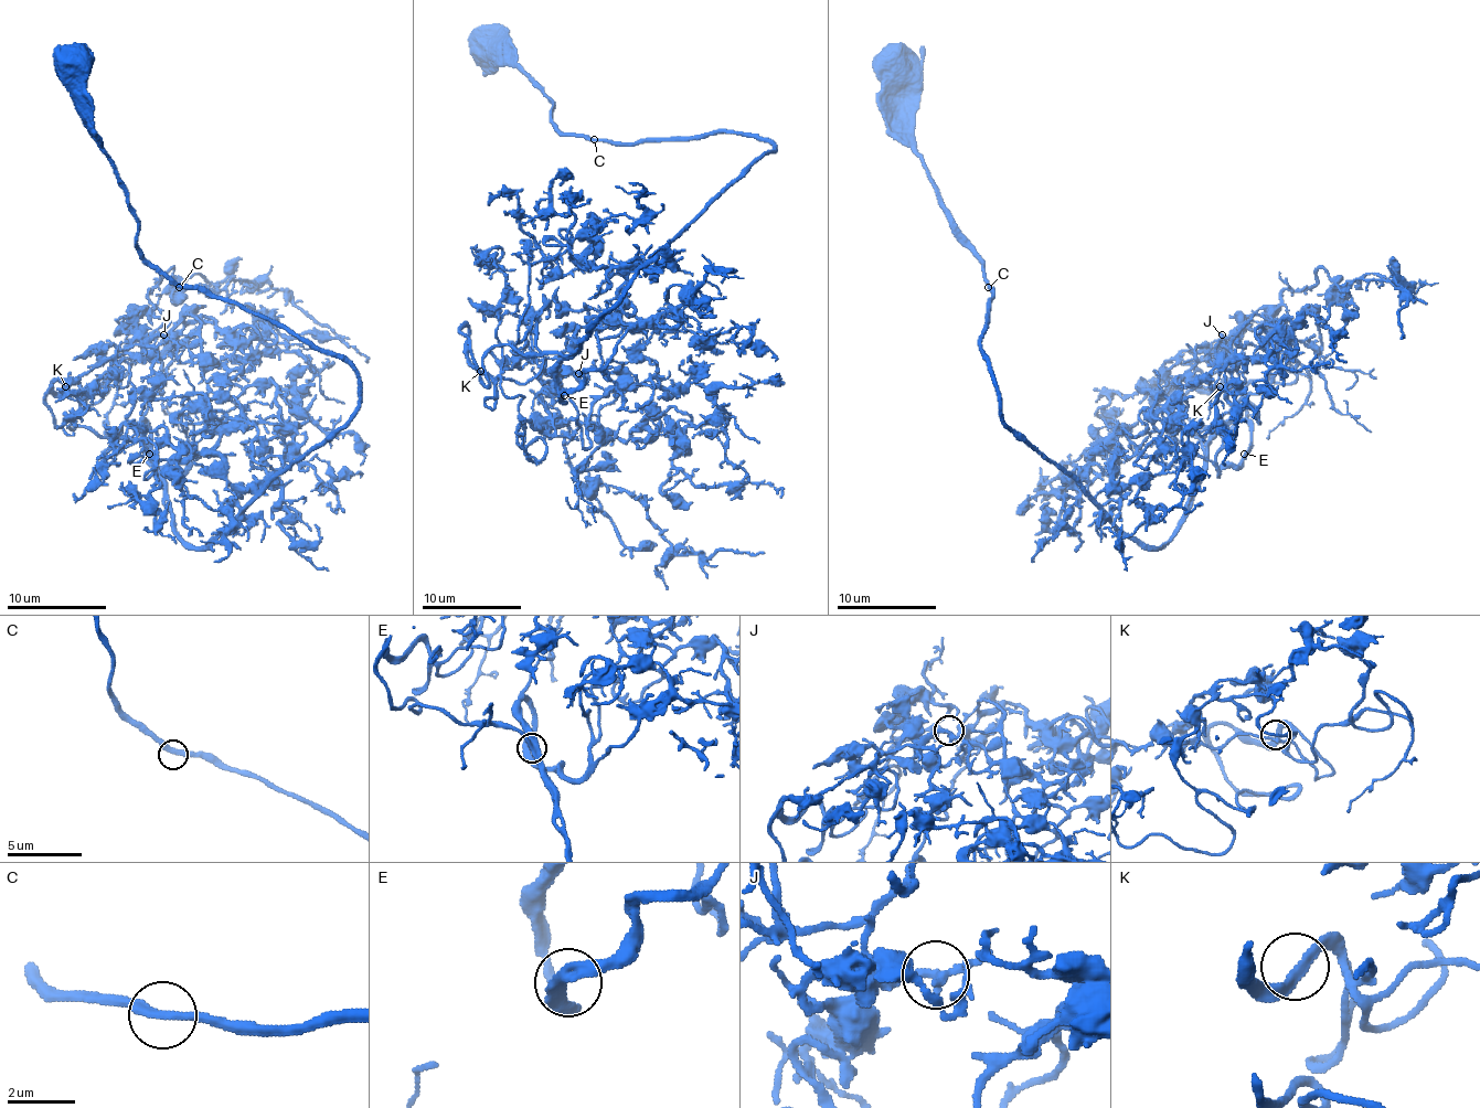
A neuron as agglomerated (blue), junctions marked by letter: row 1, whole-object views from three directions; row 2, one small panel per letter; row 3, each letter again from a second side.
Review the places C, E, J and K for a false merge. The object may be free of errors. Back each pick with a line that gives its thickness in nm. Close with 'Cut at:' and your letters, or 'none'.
Cut at: none

